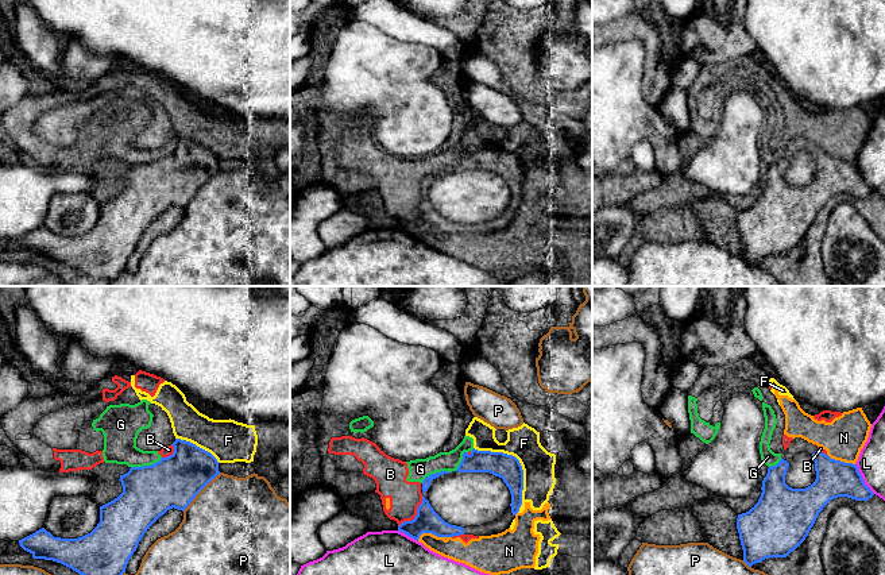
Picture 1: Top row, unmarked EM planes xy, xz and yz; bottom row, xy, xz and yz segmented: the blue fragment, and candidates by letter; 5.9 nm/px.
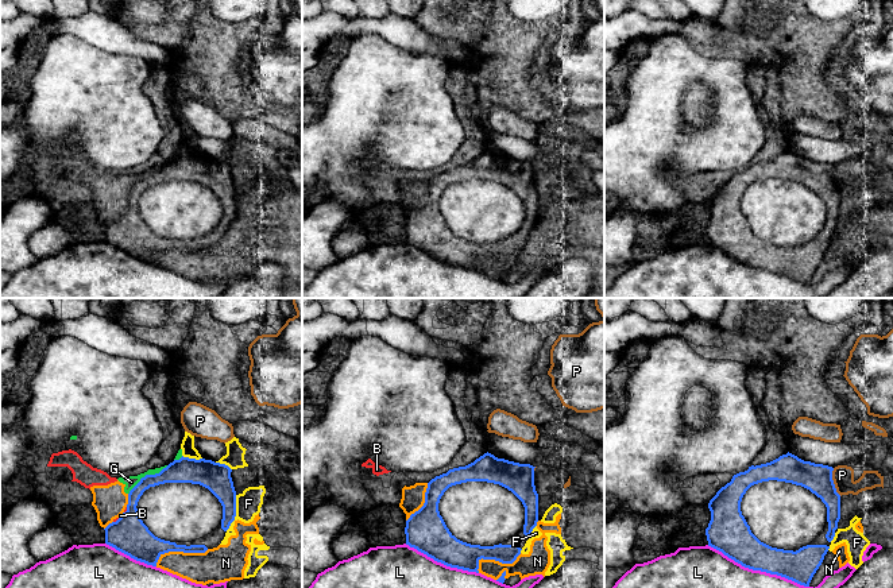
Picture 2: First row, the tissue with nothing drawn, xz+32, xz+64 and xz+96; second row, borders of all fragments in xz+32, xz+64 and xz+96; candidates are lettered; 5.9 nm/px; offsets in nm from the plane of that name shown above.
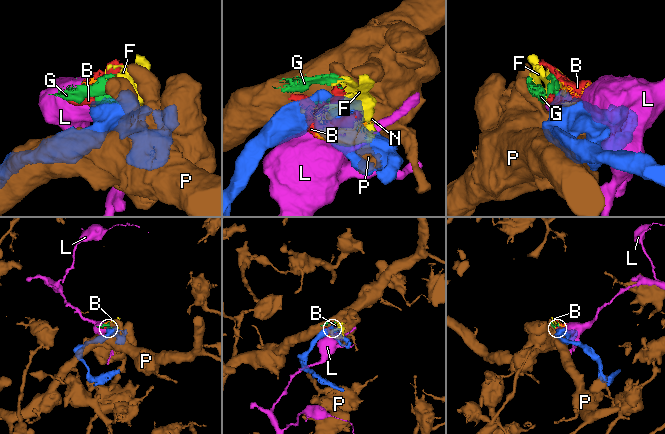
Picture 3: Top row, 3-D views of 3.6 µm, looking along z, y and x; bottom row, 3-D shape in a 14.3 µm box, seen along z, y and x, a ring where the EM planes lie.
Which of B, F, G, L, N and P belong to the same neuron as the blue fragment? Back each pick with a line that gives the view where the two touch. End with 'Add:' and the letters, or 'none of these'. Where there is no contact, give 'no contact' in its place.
Add: none of these

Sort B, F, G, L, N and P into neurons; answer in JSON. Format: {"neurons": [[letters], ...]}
{"neurons": [["B", "F", "G", "N"], ["L"], ["P"]]}

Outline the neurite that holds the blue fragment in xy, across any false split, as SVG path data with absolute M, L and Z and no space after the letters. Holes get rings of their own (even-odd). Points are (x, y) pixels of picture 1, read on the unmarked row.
M175 136L174 150L151 163L131 165L120 173L123 190L113 198L100 204L100 220L88 232L78 236L54 235L45 225L19 238L20 244L34 256L61 261L90 279L107 282L117 278L127 266L128 258L138 246L147 227L169 207L185 208L196 193L212 178L219 169L217 157L196 142Z

